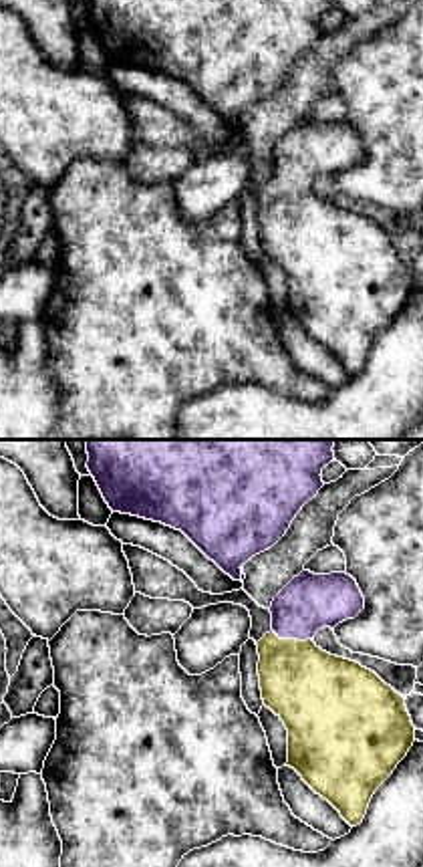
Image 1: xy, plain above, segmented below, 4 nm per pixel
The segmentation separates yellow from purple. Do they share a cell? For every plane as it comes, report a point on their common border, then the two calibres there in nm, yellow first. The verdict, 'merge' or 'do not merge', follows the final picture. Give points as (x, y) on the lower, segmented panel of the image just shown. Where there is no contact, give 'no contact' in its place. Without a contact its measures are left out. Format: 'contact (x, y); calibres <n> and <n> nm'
contact (293, 640); calibres 340 and 220 nm

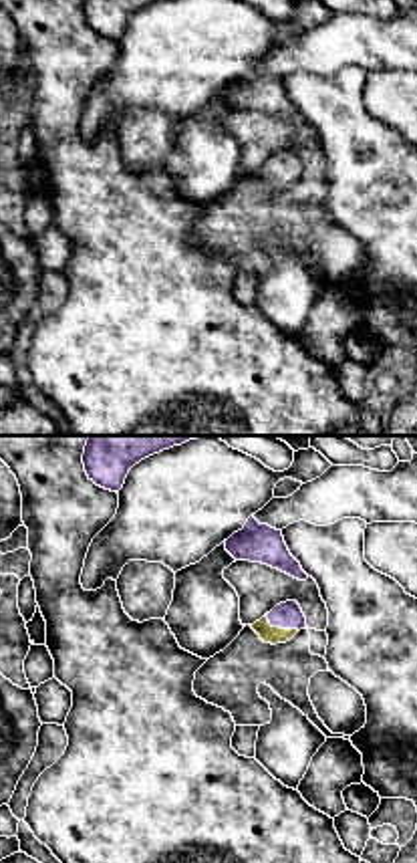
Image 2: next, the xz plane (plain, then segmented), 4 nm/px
contact (279, 628); calibres 70 and 110 nm

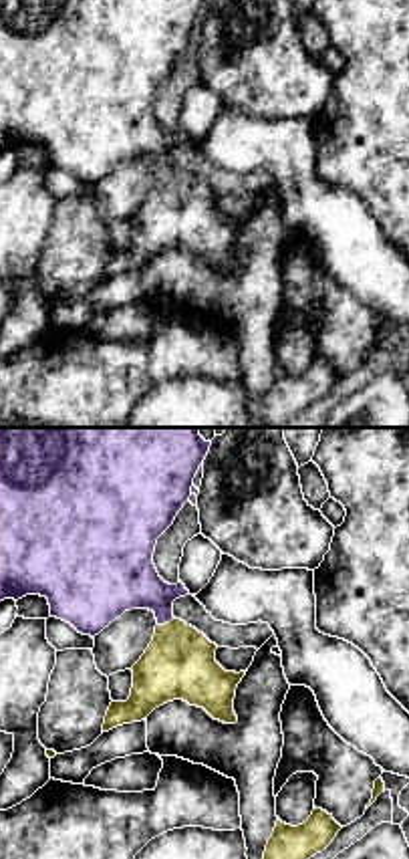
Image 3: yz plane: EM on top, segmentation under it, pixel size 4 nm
contact (166, 624); calibres 280 and 260 nm

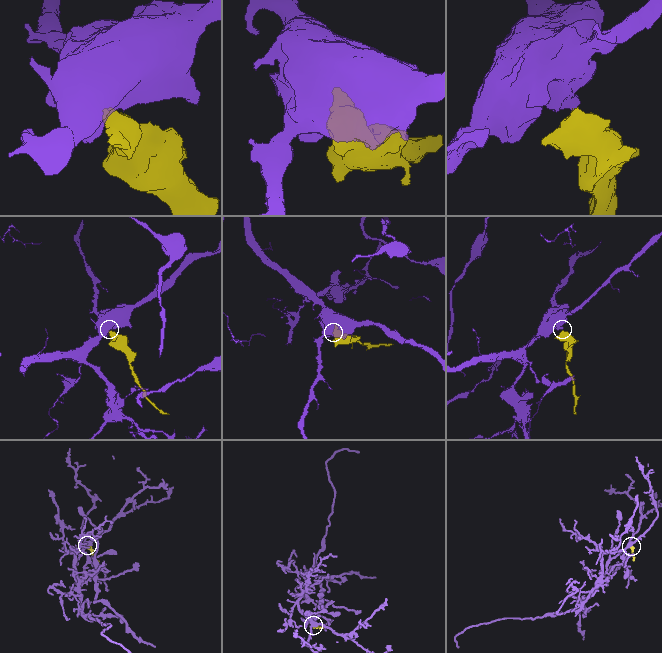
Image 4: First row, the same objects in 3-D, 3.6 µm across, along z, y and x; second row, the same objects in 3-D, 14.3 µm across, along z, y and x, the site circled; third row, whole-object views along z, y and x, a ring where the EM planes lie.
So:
merge

